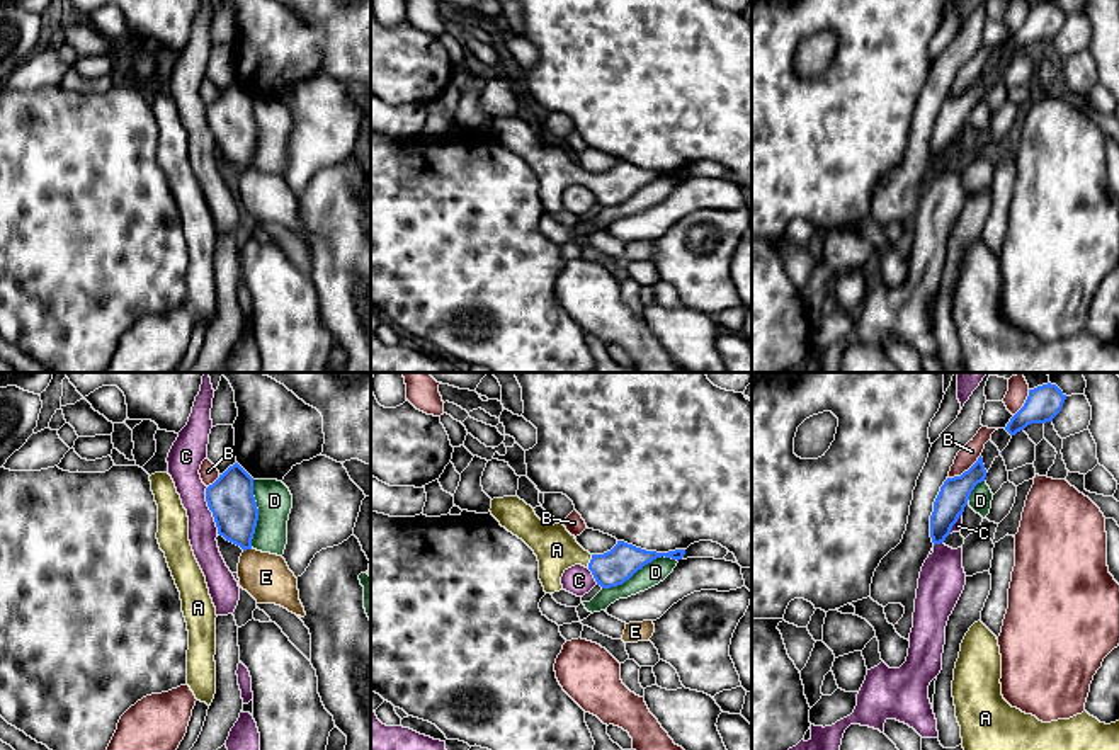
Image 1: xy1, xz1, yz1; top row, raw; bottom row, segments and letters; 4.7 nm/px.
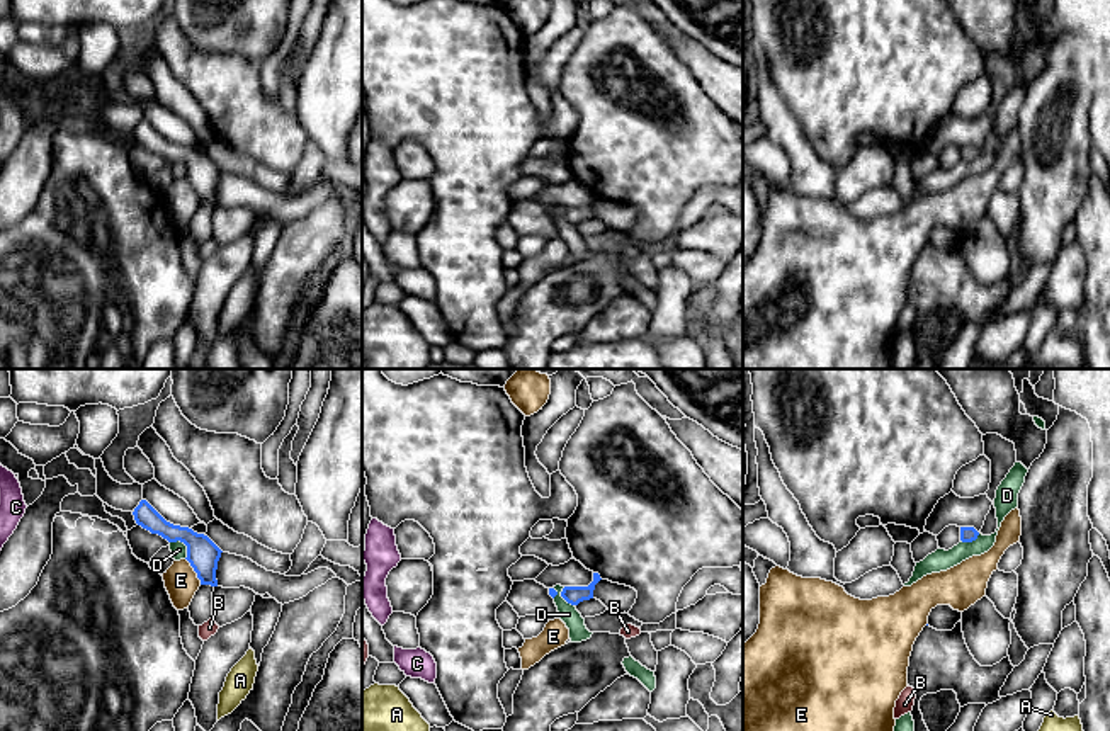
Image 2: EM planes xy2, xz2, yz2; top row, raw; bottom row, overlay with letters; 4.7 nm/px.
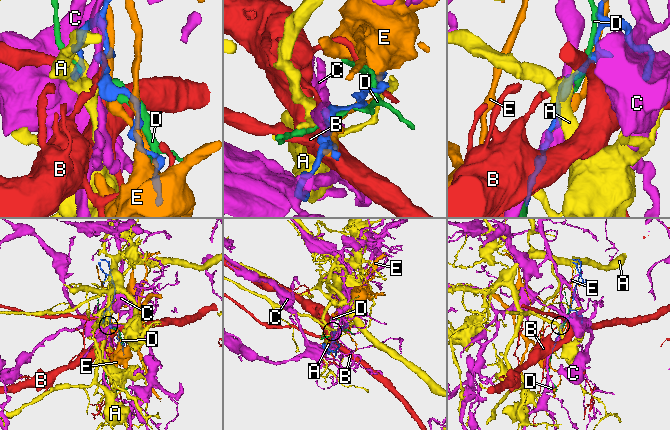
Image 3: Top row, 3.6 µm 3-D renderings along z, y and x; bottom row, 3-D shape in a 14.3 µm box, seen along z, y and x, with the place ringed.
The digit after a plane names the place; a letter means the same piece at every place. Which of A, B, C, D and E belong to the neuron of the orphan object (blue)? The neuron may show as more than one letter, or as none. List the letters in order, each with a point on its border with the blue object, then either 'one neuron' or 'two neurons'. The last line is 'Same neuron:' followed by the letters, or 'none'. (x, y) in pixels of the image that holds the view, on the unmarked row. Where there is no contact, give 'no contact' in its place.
A: xz1 (590, 181) | one neuron
B: yz1 (965, 90) | two neurons
C: xy1 (210, 128) | two neurons
D: xz1 (640, 187) | two neurons
E: xy2 (194, 189) | two neurons
Same neuron: A

